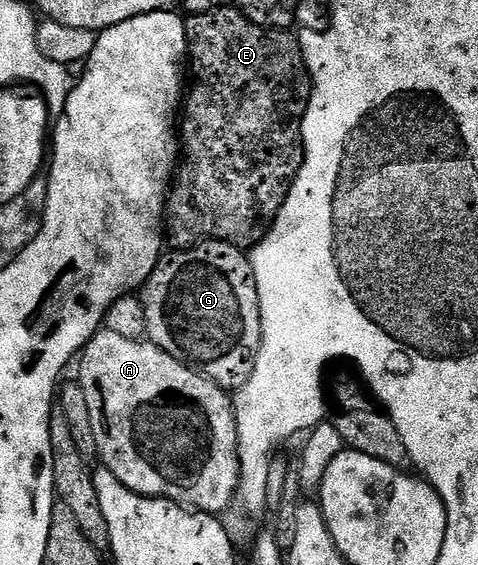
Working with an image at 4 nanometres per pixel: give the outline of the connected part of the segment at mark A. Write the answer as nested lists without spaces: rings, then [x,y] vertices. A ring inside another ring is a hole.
[[[101,329],[100,333],[95,334],[91,340],[83,348],[82,353],[78,358],[78,366],[80,362],[80,375],[78,375],[78,381],[82,392],[86,392],[86,405],[90,407],[90,421],[92,421],[94,427],[94,440],[96,441],[96,452],[101,462],[103,469],[114,472],[114,476],[118,476],[118,480],[126,488],[130,488],[135,494],[144,494],[148,498],[167,498],[169,502],[178,502],[182,506],[189,507],[201,514],[210,514],[213,516],[223,515],[223,510],[227,511],[229,507],[233,505],[236,497],[236,489],[240,483],[240,457],[238,456],[238,428],[236,427],[236,410],[232,407],[232,398],[230,397],[229,391],[222,389],[218,384],[214,384],[210,381],[205,374],[198,373],[197,370],[192,369],[191,366],[180,361],[179,358],[175,358],[172,354],[167,354],[164,349],[157,346],[155,342],[151,340],[141,340],[135,338],[134,340],[126,340],[126,336],[118,336],[118,332],[110,332],[108,329]]]

